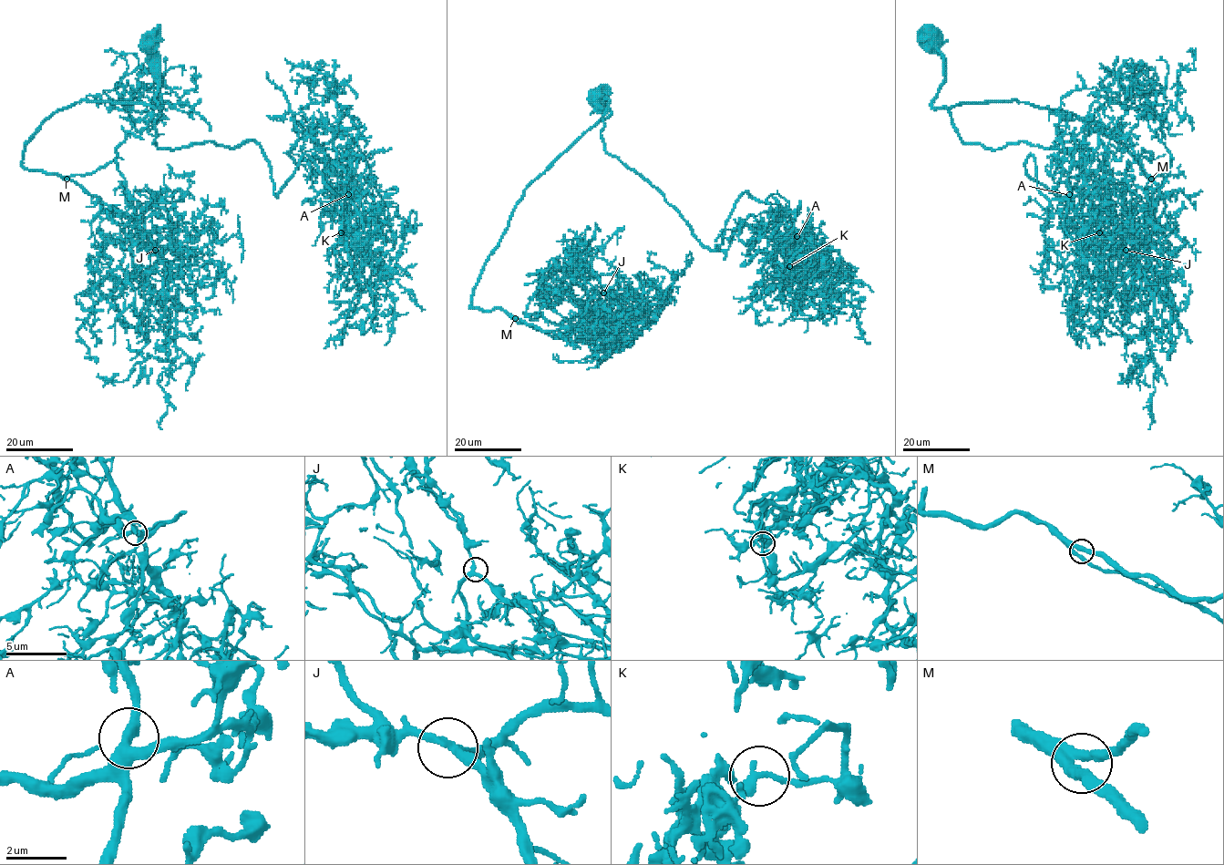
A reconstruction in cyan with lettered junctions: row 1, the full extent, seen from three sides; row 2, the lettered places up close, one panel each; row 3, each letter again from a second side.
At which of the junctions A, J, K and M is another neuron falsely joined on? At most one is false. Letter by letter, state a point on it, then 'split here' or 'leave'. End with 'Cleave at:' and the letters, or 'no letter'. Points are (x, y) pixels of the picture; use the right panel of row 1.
A: (1069, 194) | leave
J: (1126, 250) | leave
K: (1099, 232) | split here
M: (1151, 179) | leave
Cleave at: K

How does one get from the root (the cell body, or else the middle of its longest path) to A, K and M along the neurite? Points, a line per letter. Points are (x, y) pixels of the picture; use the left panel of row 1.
A: (149, 45), (159, 149), (254, 140), (276, 197), (304, 155), (340, 200), (348, 194)
K: (149, 45), (162, 107), (152, 143), (254, 140), (276, 197), (305, 155), (353, 204), (367, 238), (341, 232)
M: (149, 45), (159, 57), (155, 100), (159, 108), (81, 100), (56, 111), (25, 142), (25, 168), (66, 179)

